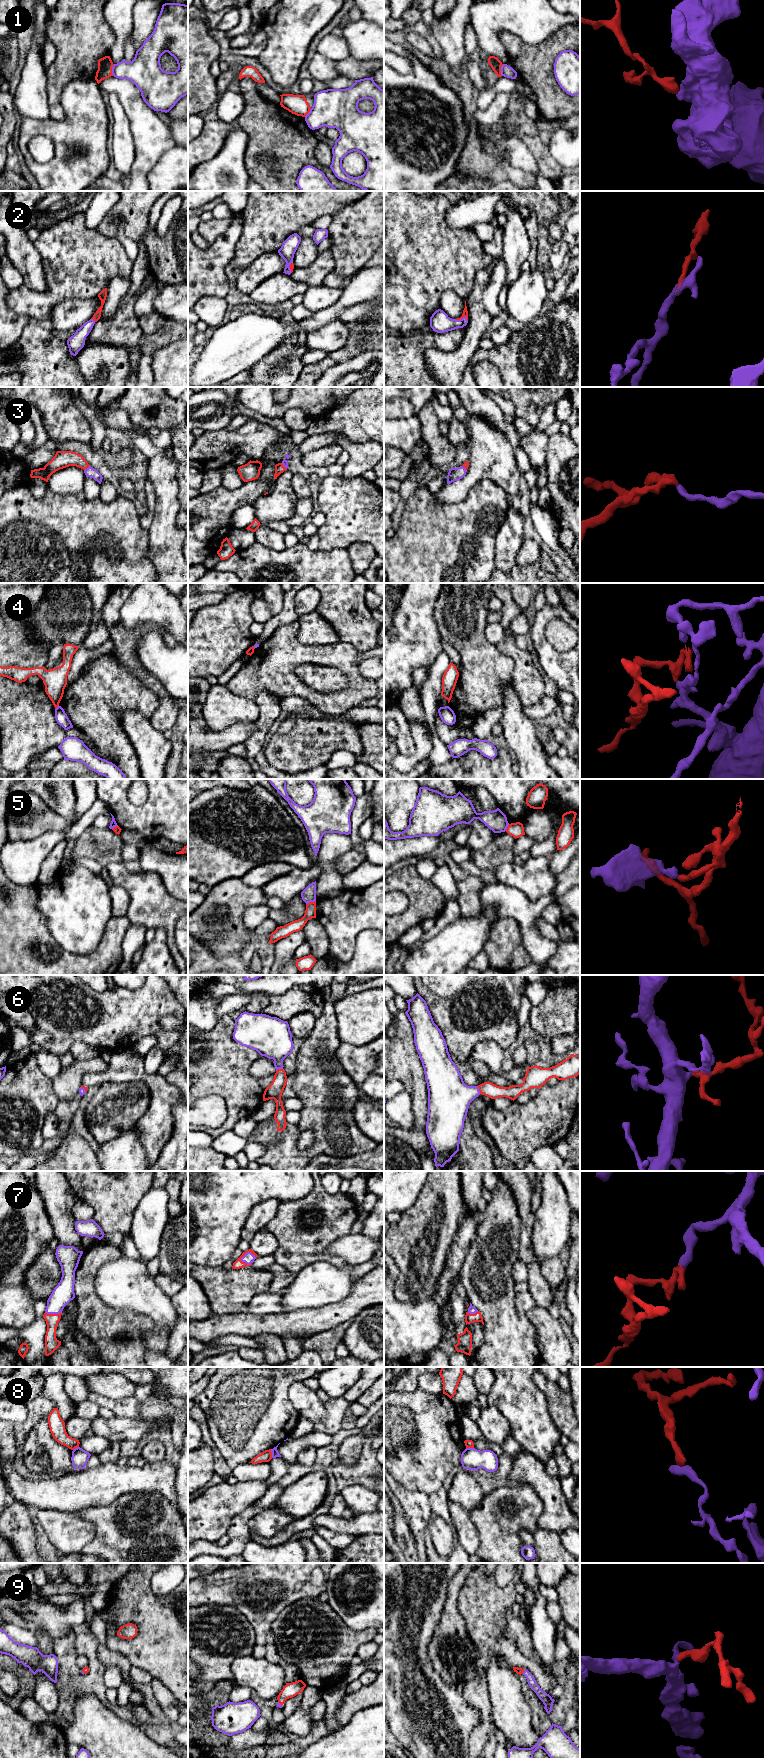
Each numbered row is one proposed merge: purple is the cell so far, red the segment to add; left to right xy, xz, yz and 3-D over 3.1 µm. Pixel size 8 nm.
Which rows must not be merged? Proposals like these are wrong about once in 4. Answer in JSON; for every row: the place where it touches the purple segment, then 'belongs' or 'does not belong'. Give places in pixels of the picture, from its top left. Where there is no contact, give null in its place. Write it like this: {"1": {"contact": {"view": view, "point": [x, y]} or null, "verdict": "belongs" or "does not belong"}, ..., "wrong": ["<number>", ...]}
{"1": {"contact": {"view": "xy", "point": [112, 70]}, "verdict": "does not belong"}, "2": {"contact": {"view": "yz", "point": [461, 319]}, "verdict": "belongs"}, "3": {"contact": {"view": "xy", "point": [87, 468]}, "verdict": "belongs"}, "4": {"contact": {"view": "xy", "point": [57, 707]}, "verdict": "does not belong"}, "5": {"contact": {"view": "xz", "point": [310, 901]}, "verdict": "does not belong"}, "6": {"contact": {"view": "yz", "point": [478, 1090]}, "verdict": "belongs"}, "7": {"contact": {"view": "xz", "point": [247, 1252]}, "verdict": "belongs"}, "8": {"contact": {"view": "xz", "point": [272, 1454]}, "verdict": "does not belong"}, "9": {"contact": {"view": "yz", "point": [524, 1671]}, "verdict": "belongs"}, "wrong": ["1", "4", "5", "8"]}

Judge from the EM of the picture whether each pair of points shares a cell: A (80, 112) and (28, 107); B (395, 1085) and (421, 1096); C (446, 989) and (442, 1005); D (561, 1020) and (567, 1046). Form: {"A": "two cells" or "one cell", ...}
{"A": "two cells", "B": "two cells", "C": "two cells", "D": "two cells"}

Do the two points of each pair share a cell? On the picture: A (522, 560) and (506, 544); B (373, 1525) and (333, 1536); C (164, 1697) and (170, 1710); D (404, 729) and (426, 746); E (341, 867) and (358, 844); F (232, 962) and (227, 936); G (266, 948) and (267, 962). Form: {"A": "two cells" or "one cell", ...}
{"A": "two cells", "B": "two cells", "C": "one cell", "D": "two cells", "E": "two cells", "F": "two cells", "G": "one cell"}

